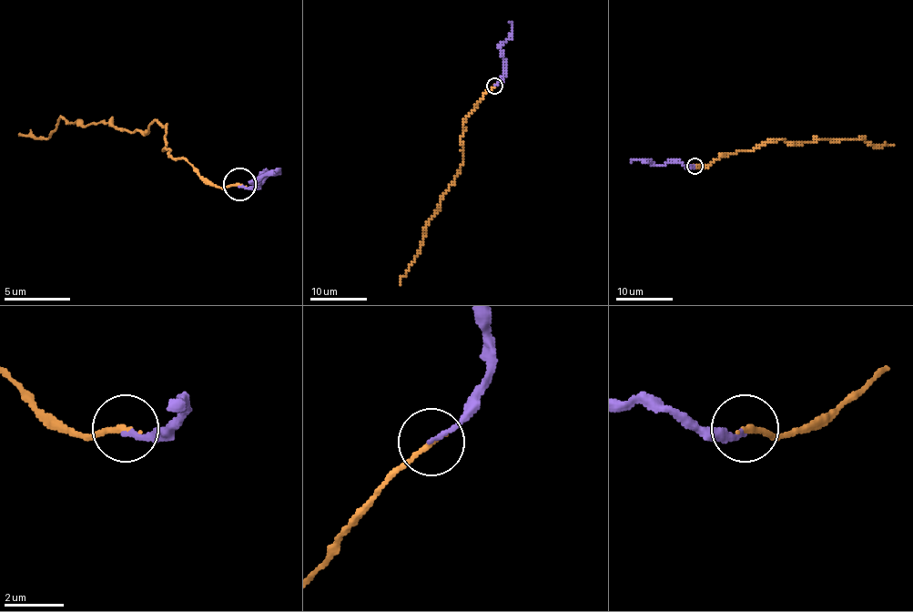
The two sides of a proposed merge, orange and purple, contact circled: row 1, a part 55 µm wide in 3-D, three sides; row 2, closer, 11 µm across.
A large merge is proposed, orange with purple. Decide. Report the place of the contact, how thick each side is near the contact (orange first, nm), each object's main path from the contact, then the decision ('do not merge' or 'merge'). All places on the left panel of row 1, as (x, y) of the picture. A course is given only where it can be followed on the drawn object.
(239, 184) | 180/160 nm | orange via (238, 183), (212, 187), (162, 150), (159, 120), (146, 130), (65, 120), (46, 137), (19, 134) | purple via (238, 187), (255, 187), (265, 177), (262, 173), (255, 183), (275, 173), (275, 167) | do not merge

